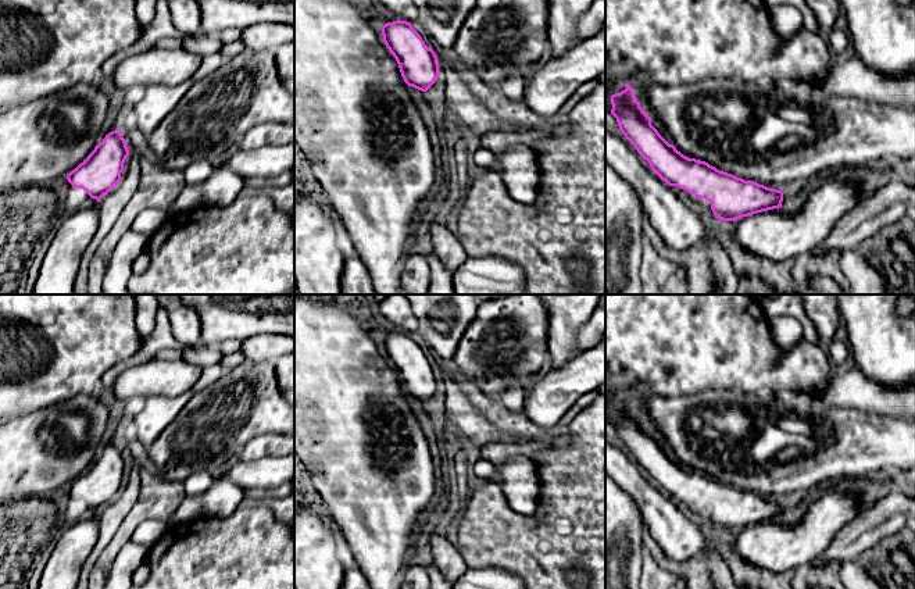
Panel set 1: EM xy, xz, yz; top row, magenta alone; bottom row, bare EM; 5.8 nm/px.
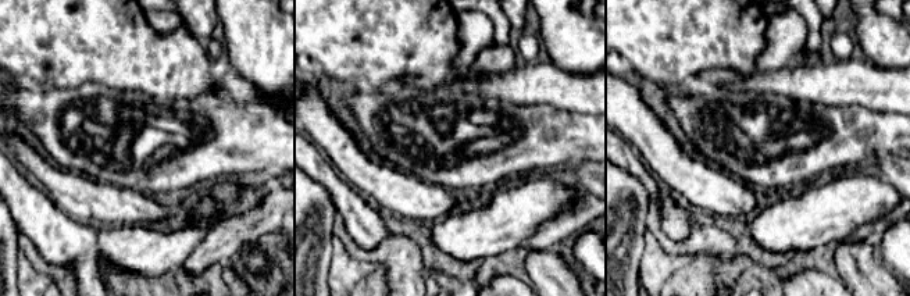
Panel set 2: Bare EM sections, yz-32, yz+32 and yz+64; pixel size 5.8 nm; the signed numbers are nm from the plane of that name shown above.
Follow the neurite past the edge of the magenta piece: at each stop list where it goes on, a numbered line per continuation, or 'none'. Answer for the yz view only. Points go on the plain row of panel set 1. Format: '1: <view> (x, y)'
1: yz (701, 517)

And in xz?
none

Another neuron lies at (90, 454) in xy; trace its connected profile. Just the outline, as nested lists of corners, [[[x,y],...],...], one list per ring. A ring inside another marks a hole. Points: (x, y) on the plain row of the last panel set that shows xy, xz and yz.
[[[81,393],[0,422],[0,504],[61,495],[94,461],[101,436],[115,426],[115,420],[110,400]]]

